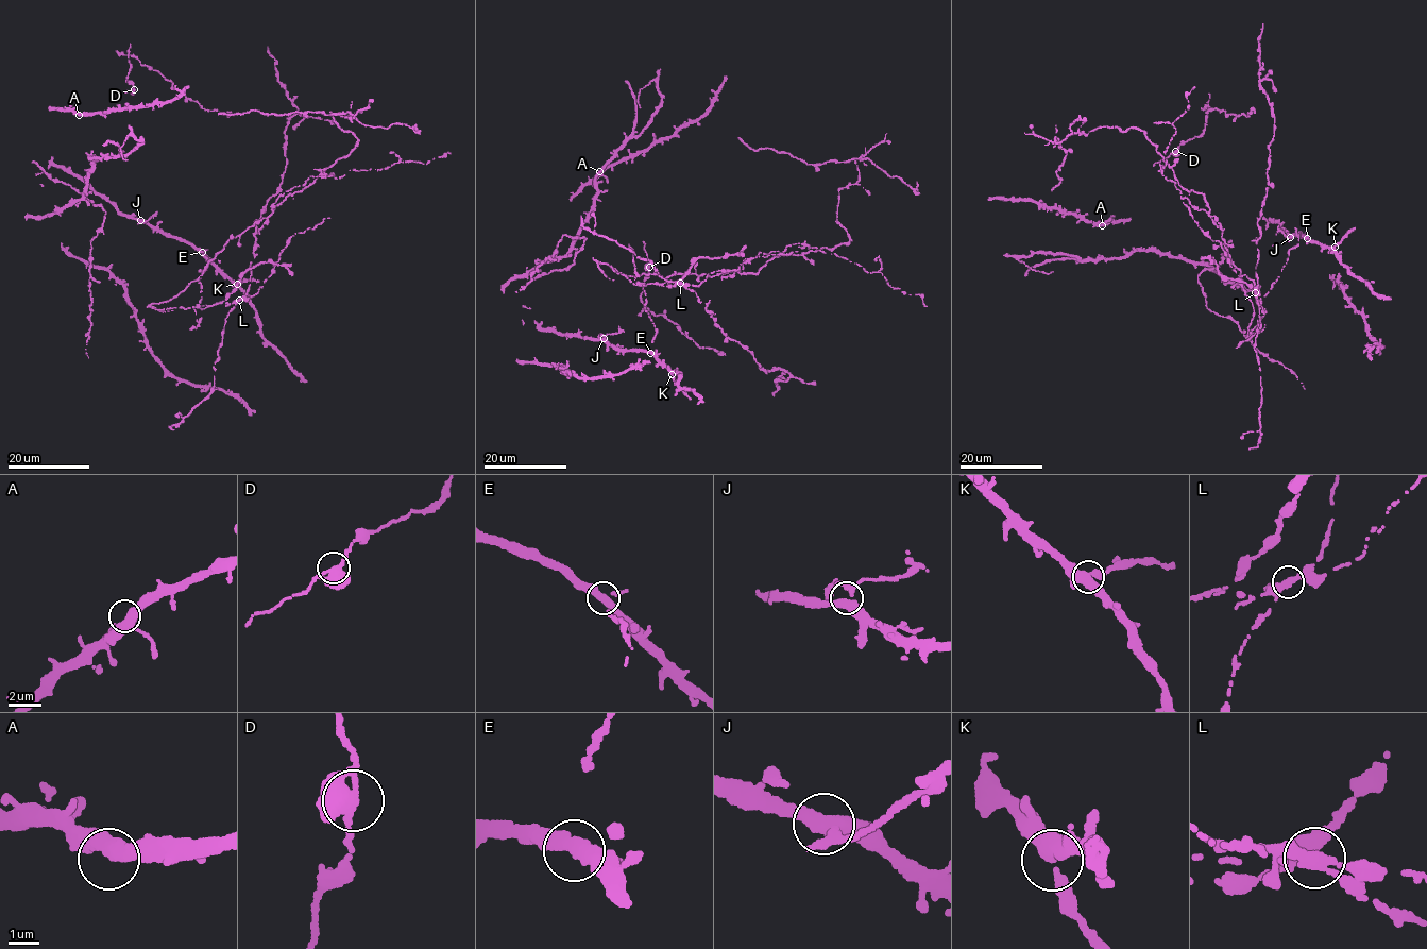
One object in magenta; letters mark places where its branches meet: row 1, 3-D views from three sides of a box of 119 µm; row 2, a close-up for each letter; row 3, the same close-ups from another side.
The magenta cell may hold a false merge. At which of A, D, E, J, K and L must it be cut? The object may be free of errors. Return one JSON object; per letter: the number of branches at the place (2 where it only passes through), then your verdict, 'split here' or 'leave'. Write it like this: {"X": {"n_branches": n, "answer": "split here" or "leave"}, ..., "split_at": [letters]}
{"A": {"n_branches": 3, "answer": "leave"}, "D": {"n_branches": 3, "answer": "leave"}, "E": {"n_branches": 3, "answer": "leave"}, "J": {"n_branches": 3, "answer": "leave"}, "K": {"n_branches": 3, "answer": "leave"}, "L": {"n_branches": 3, "answer": "split here"}, "split_at": ["L"]}

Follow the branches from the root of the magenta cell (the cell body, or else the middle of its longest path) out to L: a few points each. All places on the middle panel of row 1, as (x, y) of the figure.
L: (650, 318), (644, 307), (645, 286), (638, 285), (680, 283)

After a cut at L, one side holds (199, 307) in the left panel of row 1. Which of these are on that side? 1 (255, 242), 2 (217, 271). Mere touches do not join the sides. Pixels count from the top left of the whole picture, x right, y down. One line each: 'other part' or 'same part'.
1: other part
2: other part

